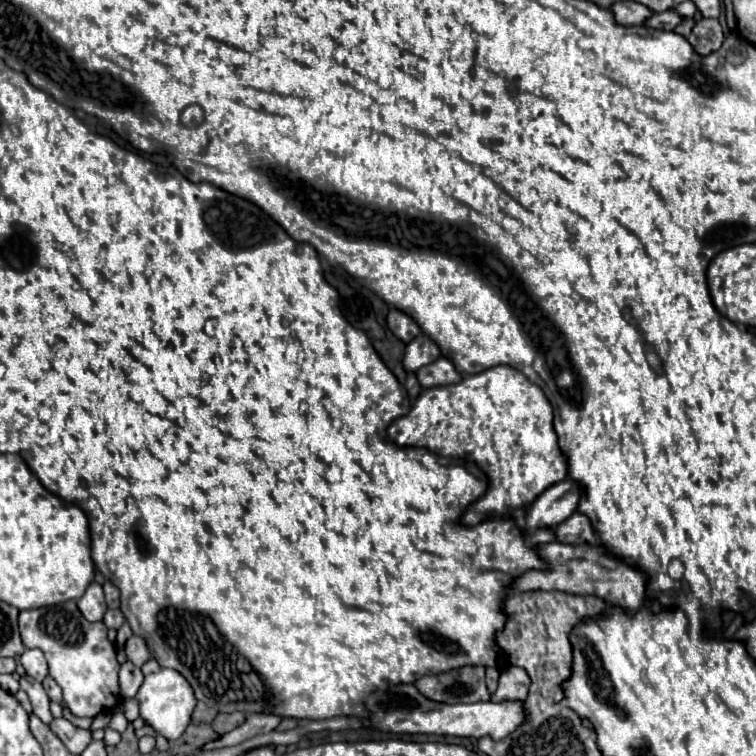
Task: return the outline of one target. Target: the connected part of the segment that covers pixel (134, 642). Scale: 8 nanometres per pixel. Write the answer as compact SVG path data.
M132 635L132 637L126 641L124 651L126 651L128 661L132 661L136 667L142 667L142 665L152 657L152 655L148 653L148 647L146 647L144 639L140 639L140 637L136 637L136 635Z

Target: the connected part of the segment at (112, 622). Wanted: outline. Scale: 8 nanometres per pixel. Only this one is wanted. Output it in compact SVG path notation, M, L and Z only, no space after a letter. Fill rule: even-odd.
M108 609L102 621L104 621L104 625L106 625L108 629L118 629L118 627L124 623L124 615L122 615L118 609L116 609L116 611Z

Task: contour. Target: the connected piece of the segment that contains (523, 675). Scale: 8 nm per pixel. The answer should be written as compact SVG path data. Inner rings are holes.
M508 665L508 667L502 669L502 673L500 673L498 689L496 689L492 701L526 699L530 685L532 685L532 679L528 677L528 673L526 673L522 667Z

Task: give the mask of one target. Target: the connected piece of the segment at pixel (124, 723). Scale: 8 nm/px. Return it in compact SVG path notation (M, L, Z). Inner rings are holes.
M115 711L112 713L109 727L123 733L128 726L128 721L123 712Z

